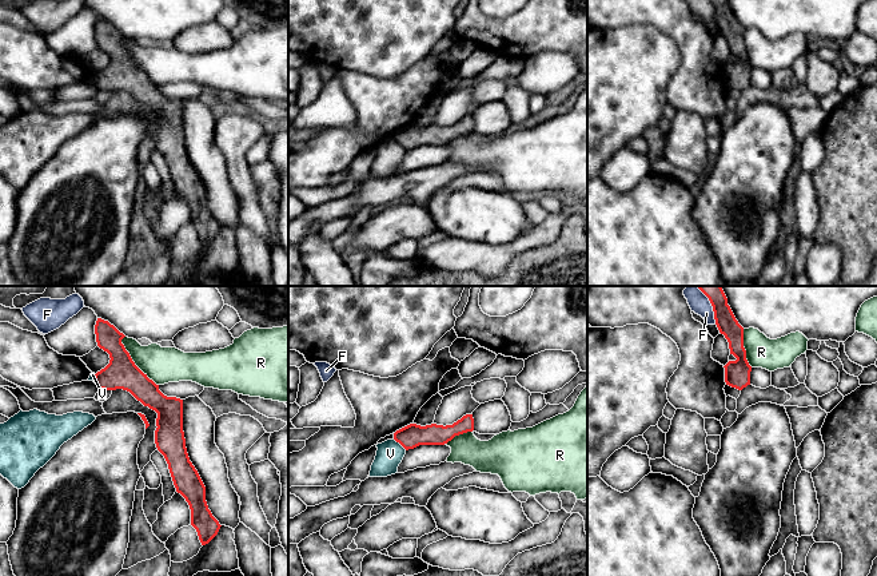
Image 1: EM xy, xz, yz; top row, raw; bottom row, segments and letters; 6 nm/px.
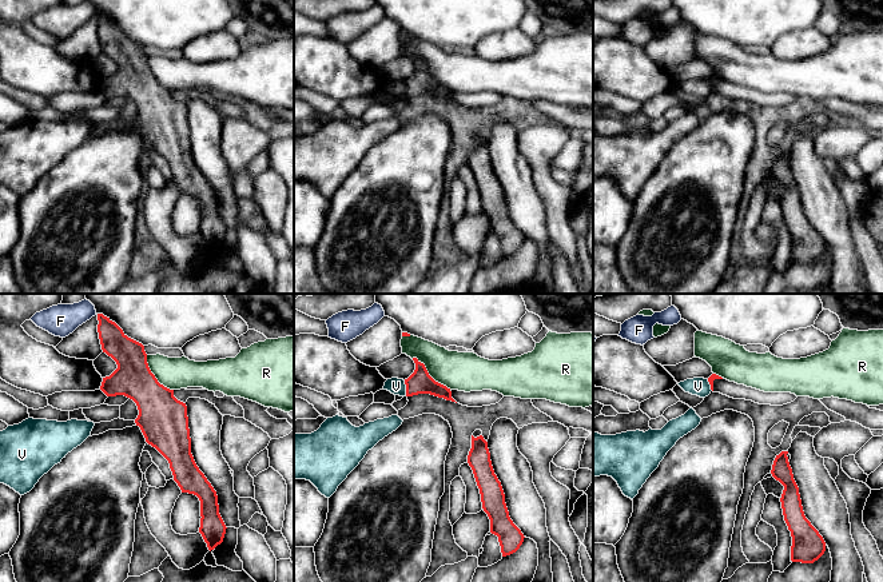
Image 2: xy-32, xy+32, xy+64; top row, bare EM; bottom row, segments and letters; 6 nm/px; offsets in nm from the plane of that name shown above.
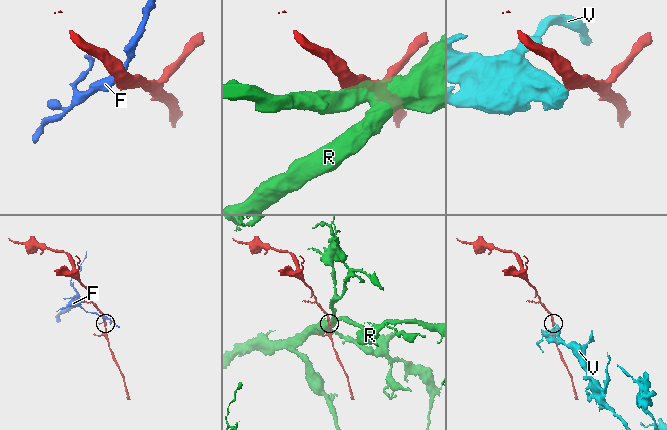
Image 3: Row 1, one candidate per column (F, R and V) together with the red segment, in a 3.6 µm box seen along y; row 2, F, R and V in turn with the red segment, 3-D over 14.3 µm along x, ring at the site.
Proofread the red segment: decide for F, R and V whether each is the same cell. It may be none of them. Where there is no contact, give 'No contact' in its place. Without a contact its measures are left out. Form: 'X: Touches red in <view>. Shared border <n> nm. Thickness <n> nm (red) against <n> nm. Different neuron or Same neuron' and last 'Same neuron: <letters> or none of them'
F: Touches red in yz. Shared border 260 nm. Thickness 120 nm (red) against 120 nm. Different neuron
R: Touches red in xy. Shared border 360 nm. Thickness 190 nm (red) against 220 nm. Different neuron
V: Touches red in xz. Shared border 110 nm. Thickness 140 nm (red) against 160 nm. Different neuron
Same neuron: none of them

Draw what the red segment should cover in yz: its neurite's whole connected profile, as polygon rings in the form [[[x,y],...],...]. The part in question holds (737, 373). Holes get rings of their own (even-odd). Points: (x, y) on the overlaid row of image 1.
[[[695,286],[710,301],[714,311],[715,325],[721,334],[729,342],[730,354],[737,359],[729,361],[725,368],[726,385],[742,390],[750,385],[752,366],[746,359],[746,350],[744,347],[744,327],[736,319],[727,298],[721,286]]]

